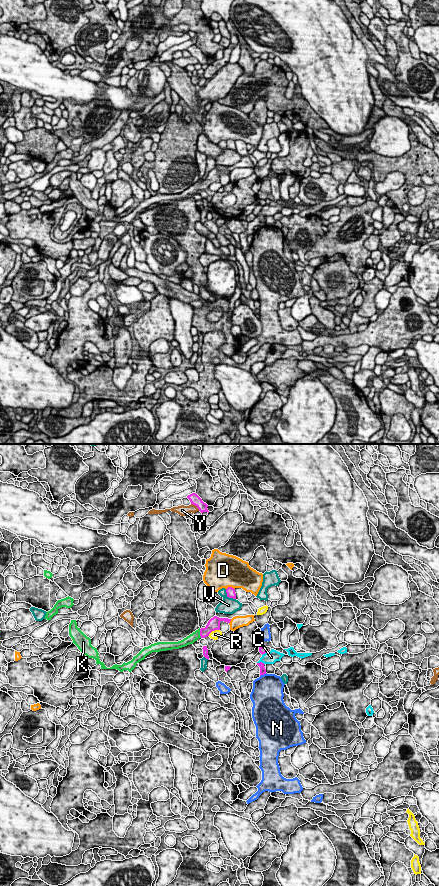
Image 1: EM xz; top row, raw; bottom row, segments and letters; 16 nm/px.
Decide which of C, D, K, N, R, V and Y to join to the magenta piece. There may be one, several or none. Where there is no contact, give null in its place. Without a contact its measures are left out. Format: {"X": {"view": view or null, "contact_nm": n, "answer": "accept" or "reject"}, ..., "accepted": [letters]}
{"C": {"view": "xz", "contact_nm": 130, "answer": "reject"}, "D": {"view": "xz", "contact_nm": 140, "answer": "reject"}, "K": {"view": "xz", "contact_nm": 150, "answer": "accept"}, "N": {"view": "xz", "contact_nm": 120, "answer": "reject"}, "R": {"view": "xz", "contact_nm": 220, "answer": "reject"}, "V": {"view": "xz", "contact_nm": 240, "answer": "reject"}, "Y": {"view": "xz", "contact_nm": 190, "answer": "reject"}, "accepted": ["K"]}

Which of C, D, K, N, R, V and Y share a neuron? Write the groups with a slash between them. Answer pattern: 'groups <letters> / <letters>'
groups C / D / K / N / R / V / Y

